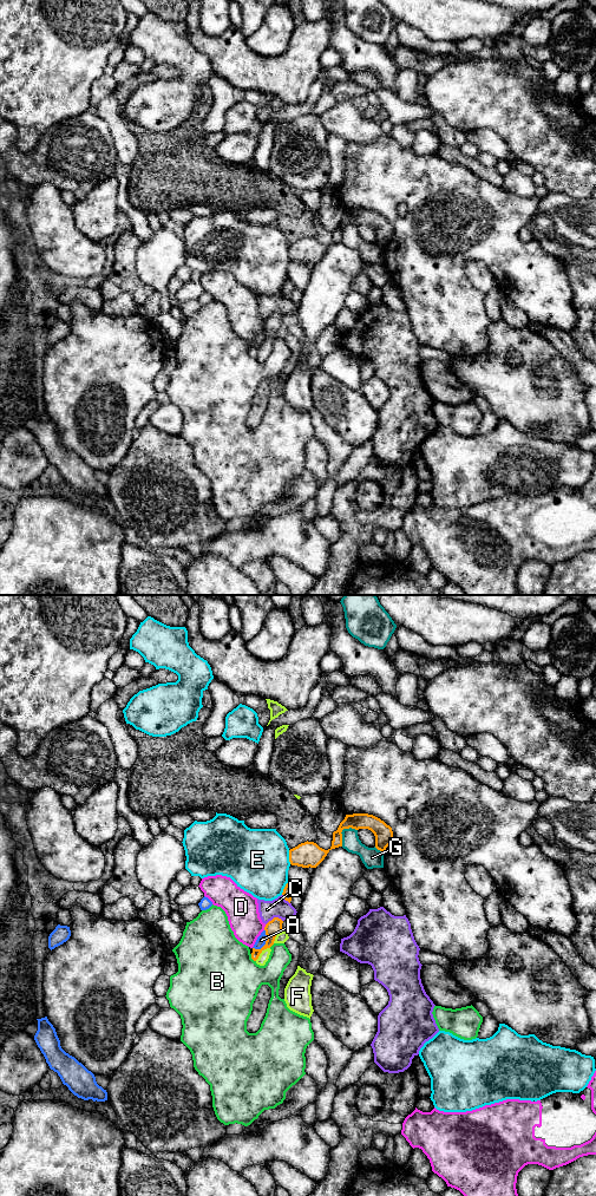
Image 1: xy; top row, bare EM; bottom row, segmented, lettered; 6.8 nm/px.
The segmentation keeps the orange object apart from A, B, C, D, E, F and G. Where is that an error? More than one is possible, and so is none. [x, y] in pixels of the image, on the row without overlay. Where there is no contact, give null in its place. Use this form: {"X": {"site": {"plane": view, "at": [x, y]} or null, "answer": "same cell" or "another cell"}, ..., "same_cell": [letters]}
{"A": {"site": {"plane": "xy", "at": [266, 338]}, "answer": "another cell"}, "B": {"site": {"plane": "xy", "at": [251, 353]}, "answer": "another cell"}, "C": {"site": {"plane": "xy", "at": [274, 313]}, "answer": "another cell"}, "D": {"site": {"plane": "xy", "at": [264, 322]}, "answer": "another cell"}, "E": {"site": {"plane": "xy", "at": [289, 253]}, "answer": "another cell"}, "F": {"site": {"plane": "xy", "at": [261, 347]}, "answer": "another cell"}, "G": {"site": {"plane": "xy", "at": [341, 227]}, "answer": "another cell"}, "same_cell": []}

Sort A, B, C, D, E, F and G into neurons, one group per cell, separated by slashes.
A / B / C / D / E / F / G

